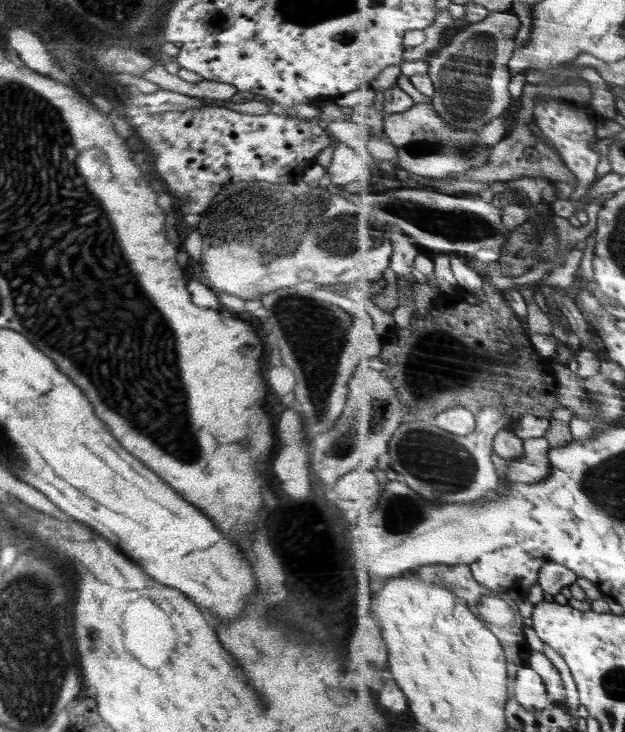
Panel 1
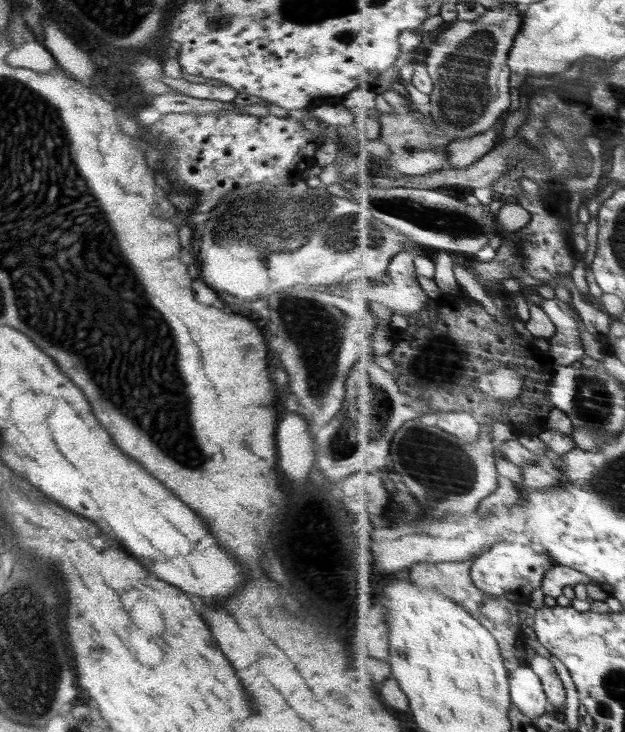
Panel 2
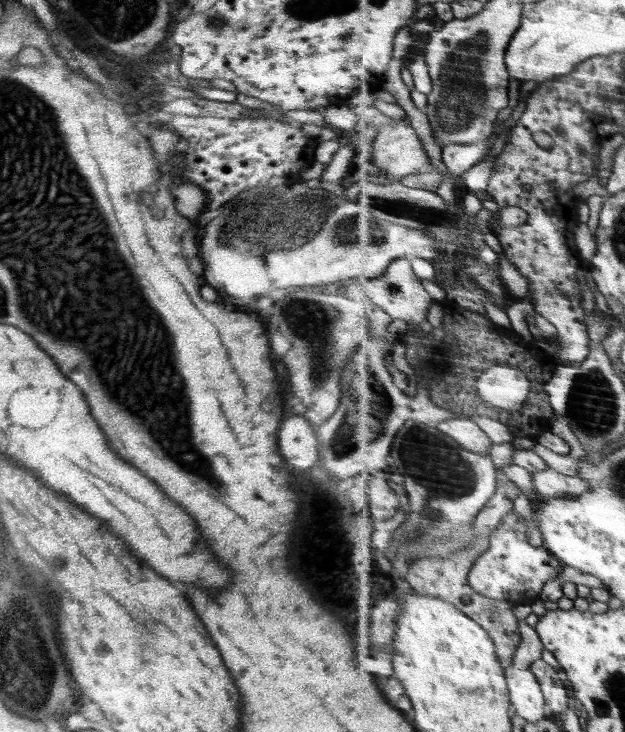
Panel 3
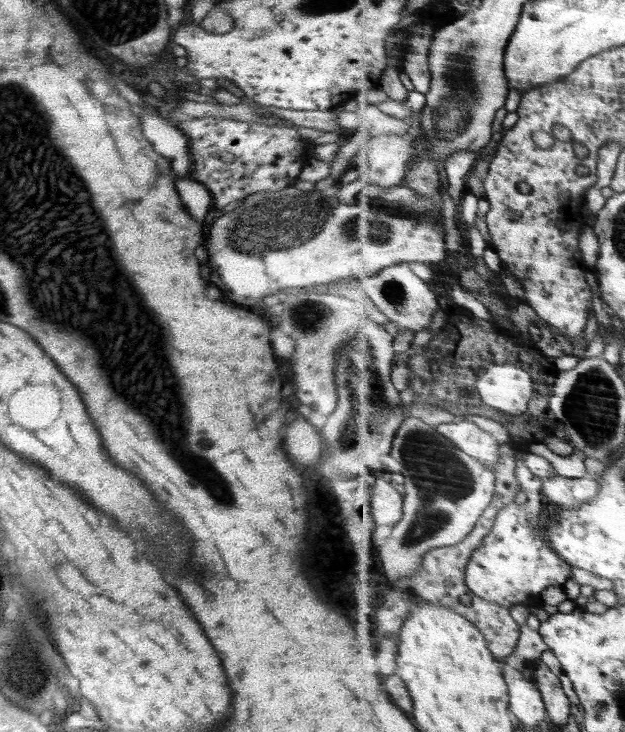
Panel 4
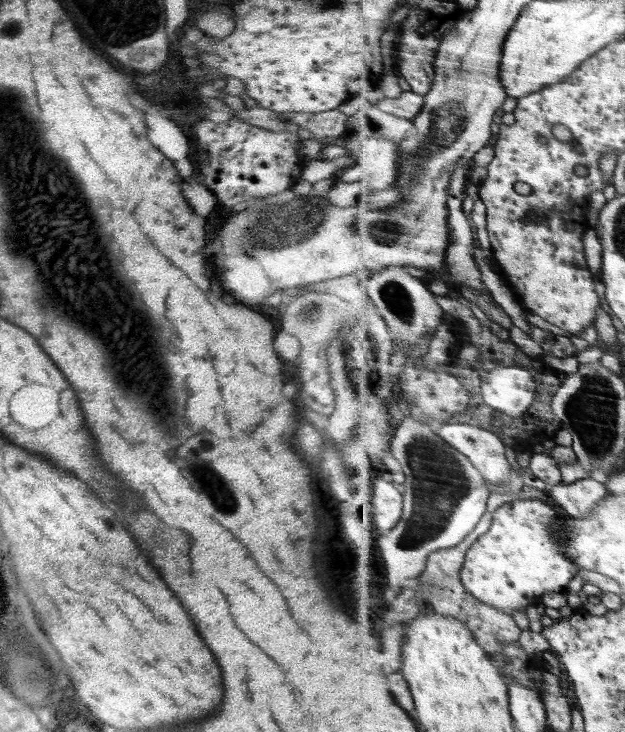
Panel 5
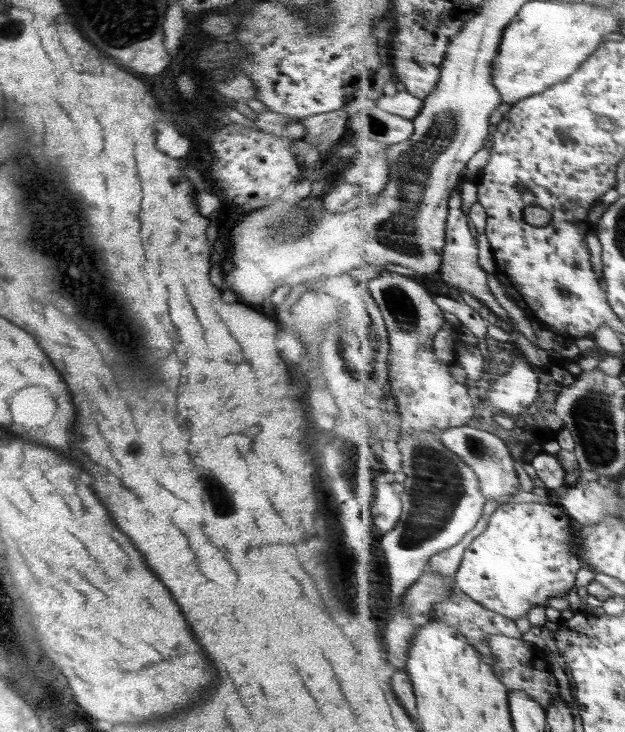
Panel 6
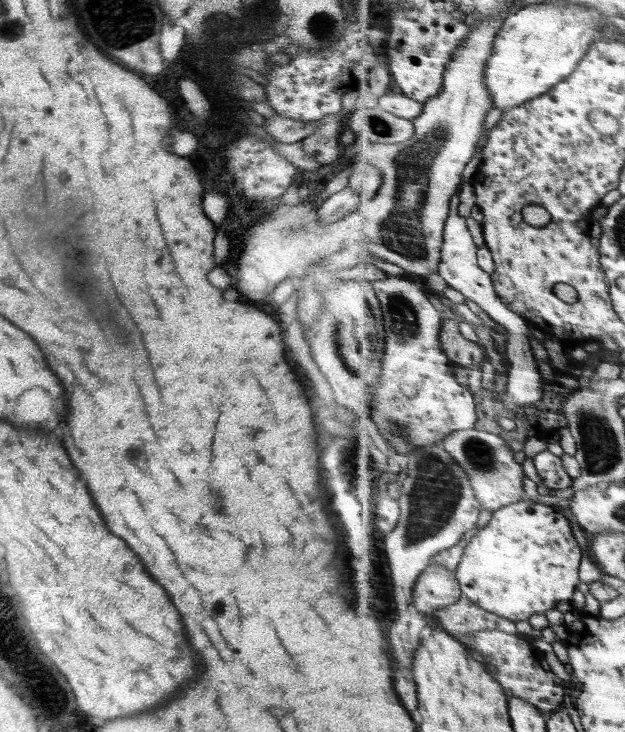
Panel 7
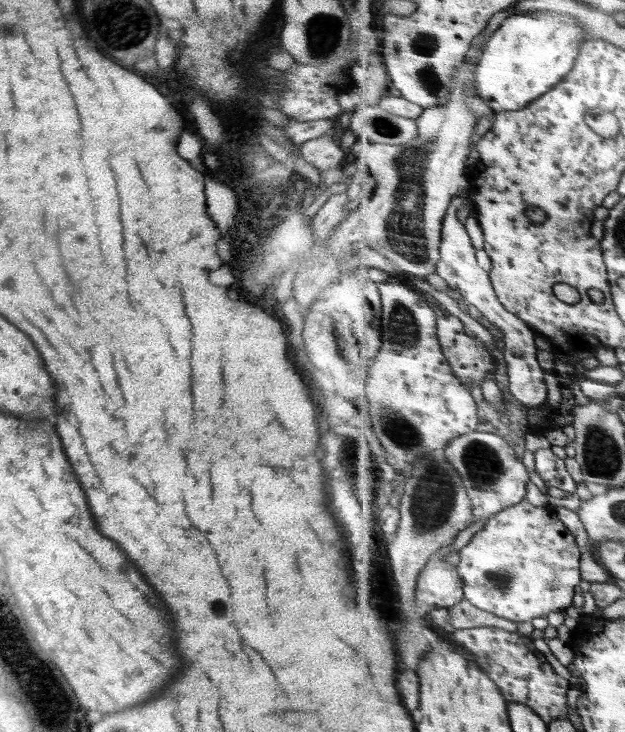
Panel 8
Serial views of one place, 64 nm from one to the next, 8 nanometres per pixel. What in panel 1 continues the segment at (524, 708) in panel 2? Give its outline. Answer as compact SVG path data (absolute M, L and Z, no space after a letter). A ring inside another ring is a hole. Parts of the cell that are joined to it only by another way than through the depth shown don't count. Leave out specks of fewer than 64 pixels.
M531 666L523 668L516 678L515 697L528 710L548 708L548 689L544 677Z

